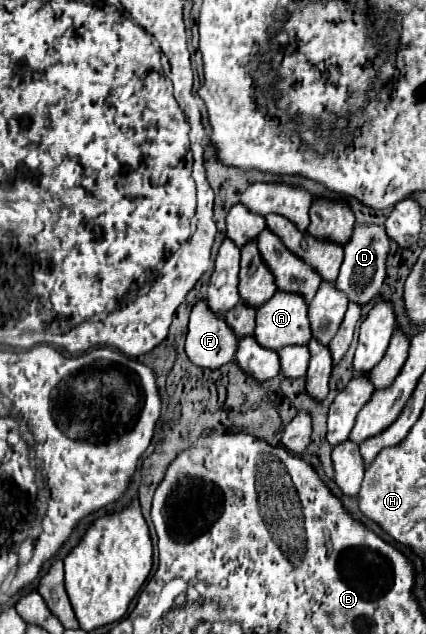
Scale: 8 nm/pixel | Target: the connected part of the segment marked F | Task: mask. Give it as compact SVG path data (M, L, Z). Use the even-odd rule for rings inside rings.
M198 300L190 312L186 334L186 354L200 368L220 368L234 358L238 338L230 332L226 320L208 308L206 300Z

